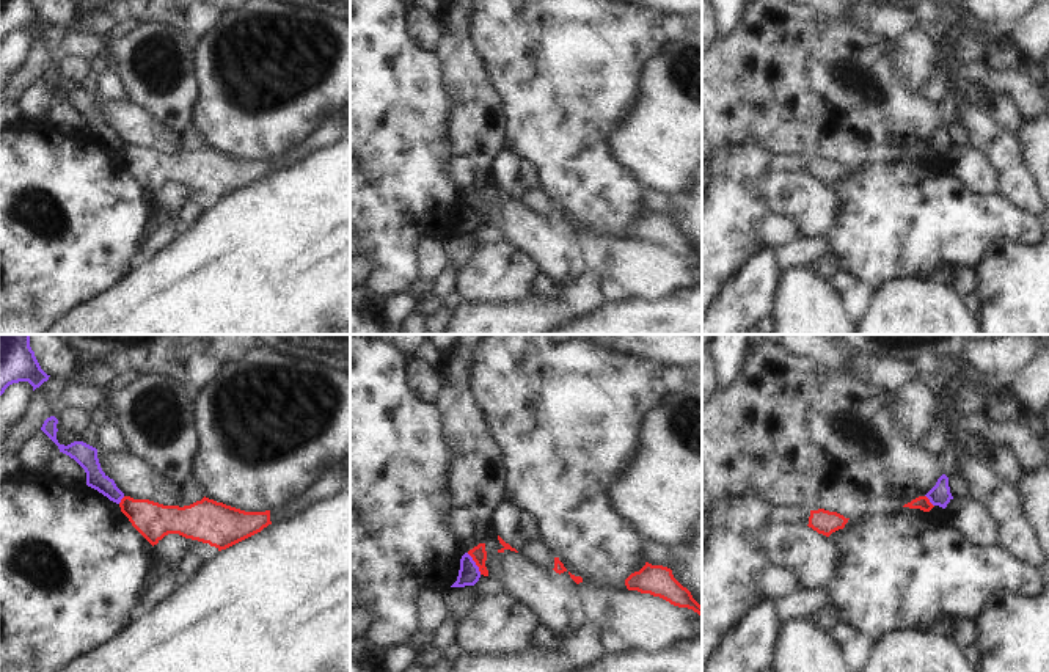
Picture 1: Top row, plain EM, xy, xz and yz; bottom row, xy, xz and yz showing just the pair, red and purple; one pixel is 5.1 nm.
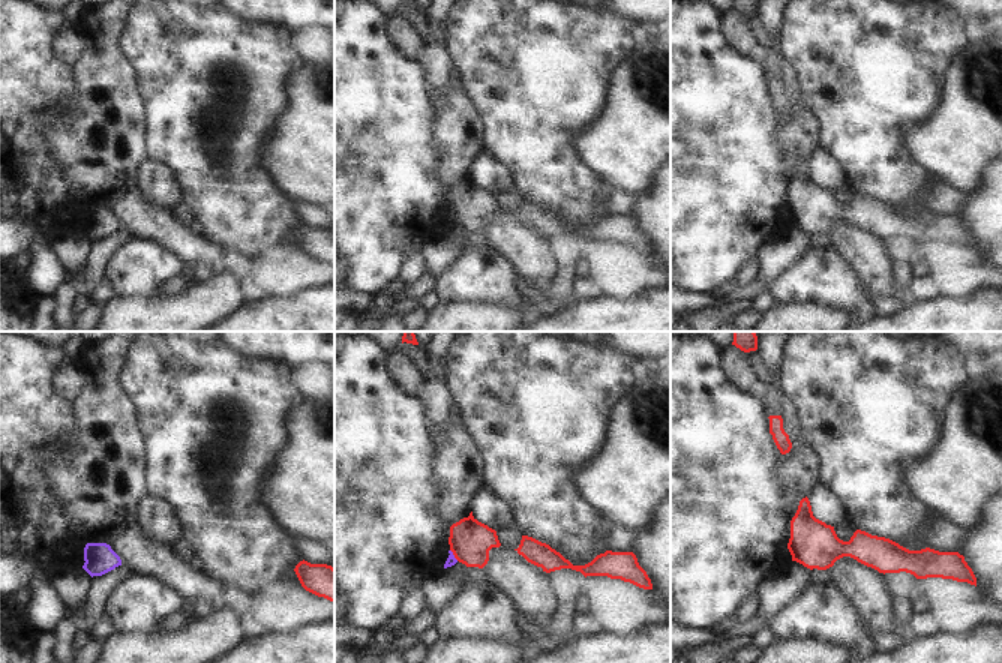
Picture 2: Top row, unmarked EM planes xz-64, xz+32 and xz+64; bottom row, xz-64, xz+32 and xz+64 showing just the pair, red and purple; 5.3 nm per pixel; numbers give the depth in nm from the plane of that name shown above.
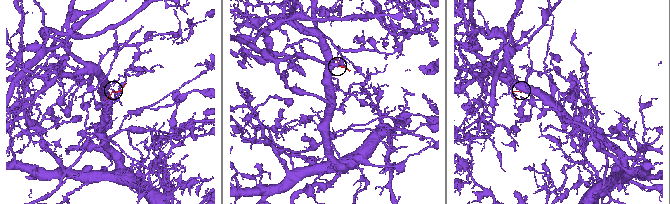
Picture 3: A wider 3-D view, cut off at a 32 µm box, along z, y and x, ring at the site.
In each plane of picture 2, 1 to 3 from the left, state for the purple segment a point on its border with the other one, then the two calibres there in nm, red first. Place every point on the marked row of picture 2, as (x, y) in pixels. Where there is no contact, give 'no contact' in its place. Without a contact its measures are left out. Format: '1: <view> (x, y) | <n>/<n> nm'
1: no contact
2: xz+32 (453, 554) | 220/50 nm
3: no contact

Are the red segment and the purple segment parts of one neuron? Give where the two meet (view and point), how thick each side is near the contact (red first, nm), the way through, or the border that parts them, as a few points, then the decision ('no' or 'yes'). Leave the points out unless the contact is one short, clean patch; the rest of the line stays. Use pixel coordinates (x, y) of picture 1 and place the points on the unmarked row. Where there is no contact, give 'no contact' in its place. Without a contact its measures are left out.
meets red in xz at (476, 212); 80 nm thick on the red side, 110 nm on the other; border along xz (467, 201), (481, 222); no

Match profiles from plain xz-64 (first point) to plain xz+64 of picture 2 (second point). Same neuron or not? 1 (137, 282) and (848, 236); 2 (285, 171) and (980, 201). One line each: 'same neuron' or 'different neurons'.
1: different neurons
2: different neurons

